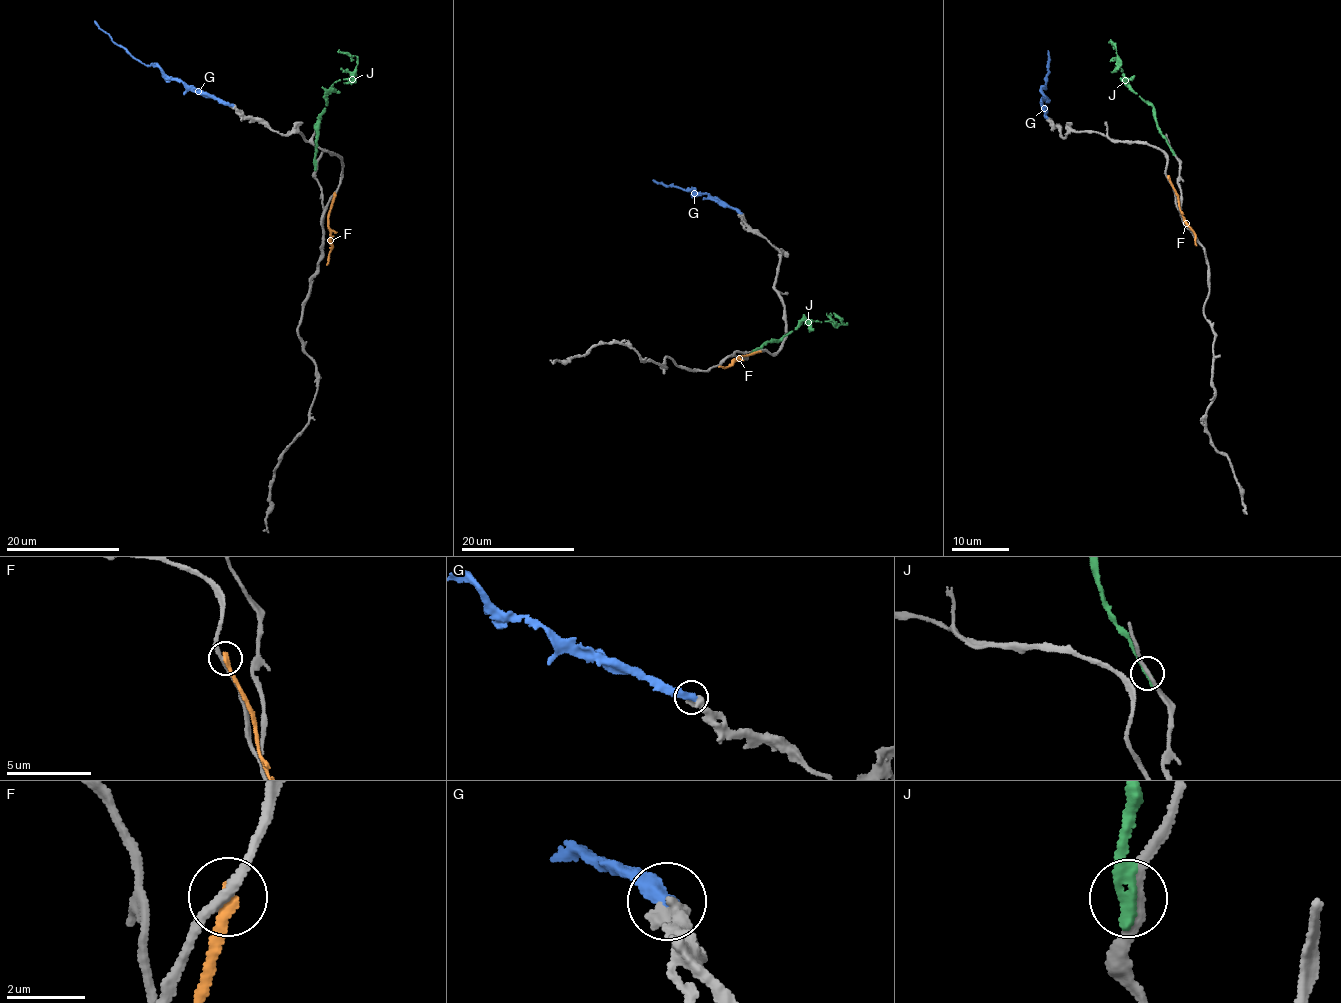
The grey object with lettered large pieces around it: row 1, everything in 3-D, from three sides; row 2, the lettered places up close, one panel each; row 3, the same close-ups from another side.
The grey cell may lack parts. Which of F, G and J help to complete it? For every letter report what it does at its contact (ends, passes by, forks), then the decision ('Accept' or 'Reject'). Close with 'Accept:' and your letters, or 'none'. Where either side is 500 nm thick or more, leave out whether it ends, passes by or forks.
F: It ends there. Reject
G: It ends there. Accept
J: It ends there. Reject
Accept: G

